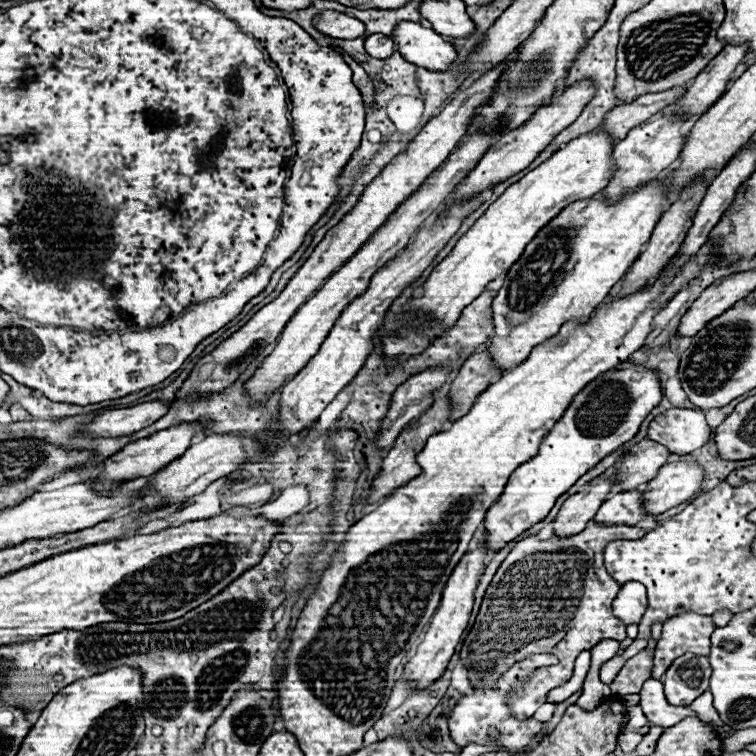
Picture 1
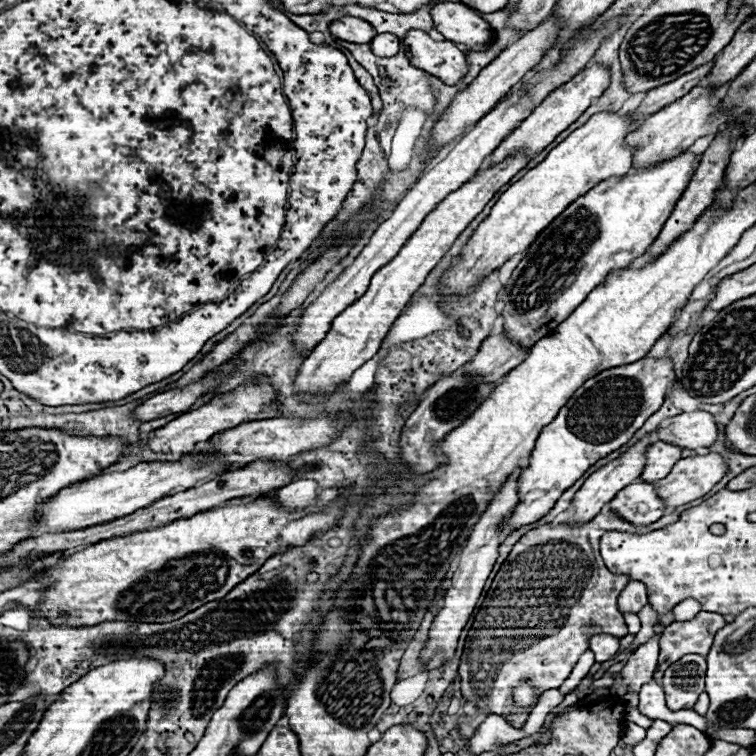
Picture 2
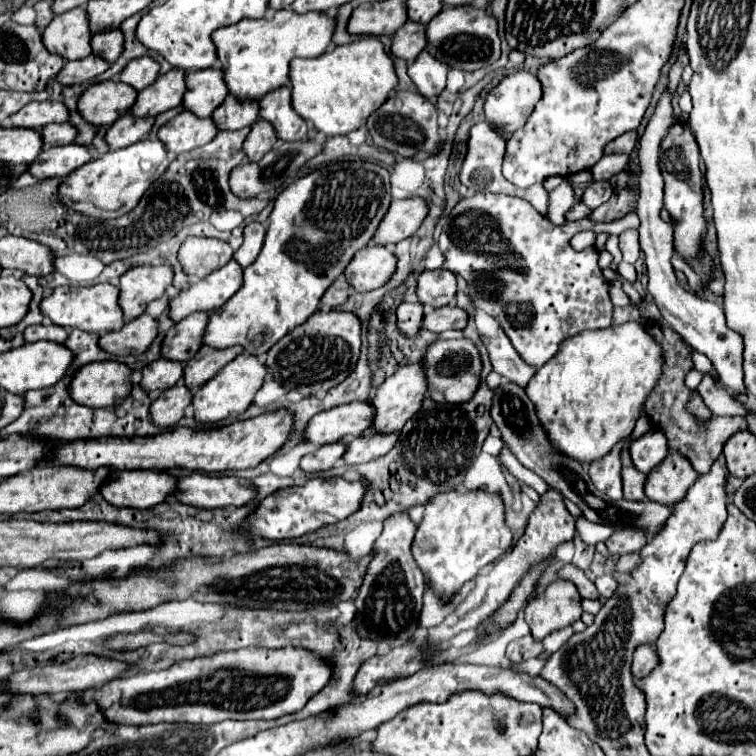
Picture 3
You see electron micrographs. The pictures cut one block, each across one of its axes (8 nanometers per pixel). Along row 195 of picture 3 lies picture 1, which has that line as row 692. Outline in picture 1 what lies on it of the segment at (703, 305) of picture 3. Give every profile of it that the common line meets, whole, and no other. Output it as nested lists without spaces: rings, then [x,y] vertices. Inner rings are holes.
[[[646,680],[644,686],[642,686],[642,692],[640,692],[640,706],[646,714],[646,718],[656,724],[656,726],[664,726],[664,728],[670,728],[674,724],[678,724],[682,718],[688,718],[688,716],[696,716],[694,710],[690,708],[682,708],[682,706],[670,706],[664,698],[664,692],[662,692],[662,682],[660,680]]]

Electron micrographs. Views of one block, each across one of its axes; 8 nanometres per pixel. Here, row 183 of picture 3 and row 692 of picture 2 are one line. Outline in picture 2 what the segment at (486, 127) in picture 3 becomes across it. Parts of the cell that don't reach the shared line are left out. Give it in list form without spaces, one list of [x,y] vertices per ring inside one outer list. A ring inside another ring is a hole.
[[[604,506],[590,522],[576,526],[544,524],[522,536],[496,574],[474,618],[472,632],[468,632],[460,662],[464,702],[474,708],[486,708],[490,714],[510,714],[514,708],[510,688],[518,686],[522,678],[530,678],[542,692],[560,688],[578,658],[588,650],[592,632],[608,632],[624,638],[628,630],[618,610],[618,596],[630,578],[612,574],[602,566],[598,554],[600,536],[608,528],[628,528],[628,532],[642,534],[672,524],[678,518],[680,512],[674,512],[666,514],[666,522],[634,526]]]

